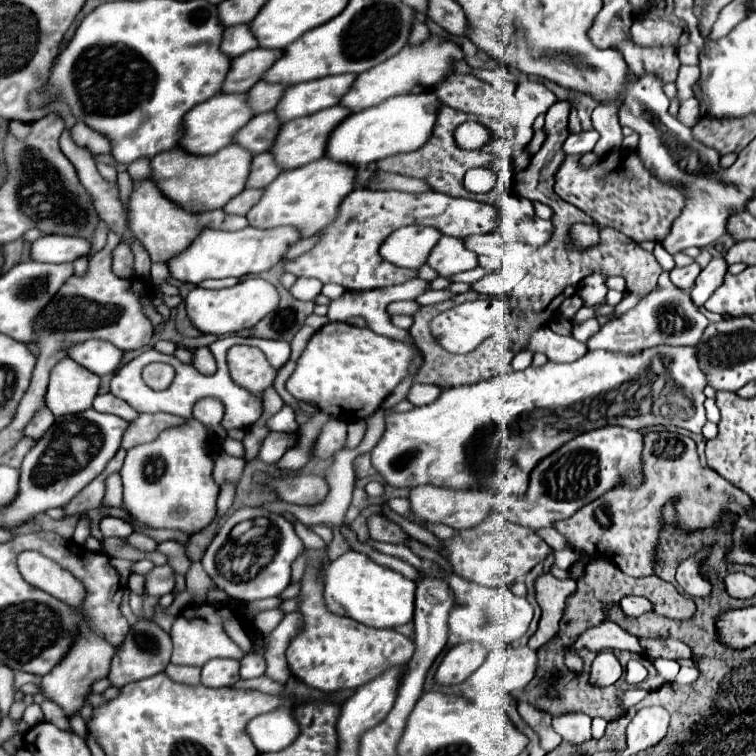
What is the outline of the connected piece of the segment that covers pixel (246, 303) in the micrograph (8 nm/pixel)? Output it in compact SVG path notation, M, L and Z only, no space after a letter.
M249 276L245 280L239 280L235 286L221 290L207 290L197 286L187 294L185 304L187 304L187 316L203 334L221 336L239 332L243 328L253 328L261 318L265 318L265 314L277 308L279 300L281 300L279 292L271 282L257 276Z

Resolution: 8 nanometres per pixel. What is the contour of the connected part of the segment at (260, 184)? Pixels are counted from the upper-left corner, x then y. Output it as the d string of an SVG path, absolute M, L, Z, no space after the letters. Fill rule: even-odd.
M263 152L257 154L251 162L251 174L247 178L245 188L265 188L267 184L271 184L277 176L281 174L281 170L277 168L277 164L273 162L273 156Z

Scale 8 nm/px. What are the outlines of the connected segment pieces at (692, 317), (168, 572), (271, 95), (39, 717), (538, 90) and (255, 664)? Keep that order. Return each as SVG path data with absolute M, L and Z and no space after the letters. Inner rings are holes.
M663 272L659 278L659 288L643 298L633 310L625 312L621 318L607 320L597 334L587 340L587 350L613 350L623 354L637 354L641 350L669 344L669 346L693 346L699 342L709 320L693 306L687 292L675 288L669 274Z
M155 566L145 574L145 594L161 598L173 590L173 568L171 566Z
M257 82L257 84L247 92L247 104L251 106L253 114L271 112L271 110L275 108L275 104L279 102L283 90L285 90L285 86Z
M29 704L29 706L27 706L27 710L23 712L23 722L25 722L29 728L33 728L33 726L41 724L43 720L45 720L45 718L43 718L43 712L41 712L39 704Z
M519 78L515 96L521 106L521 126L533 126L533 120L541 114L547 112L551 104L557 102L555 94L541 82L529 80L529 78Z
M249 652L247 656L241 658L241 678L243 680L263 676L263 672L265 672L265 658L261 654Z

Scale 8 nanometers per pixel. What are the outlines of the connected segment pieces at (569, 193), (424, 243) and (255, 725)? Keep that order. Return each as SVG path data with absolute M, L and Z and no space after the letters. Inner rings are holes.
M627 148L609 154L601 164L593 168L581 168L579 156L565 158L557 174L555 192L563 200L589 214L599 226L611 226L635 242L659 242L665 238L685 206L683 194L677 188L667 186L651 176L643 168L637 152Z
M405 226L383 242L381 256L401 268L421 268L441 236L431 226Z
M279 708L261 714L247 724L247 734L259 752L279 752L287 748L299 734L291 708Z

